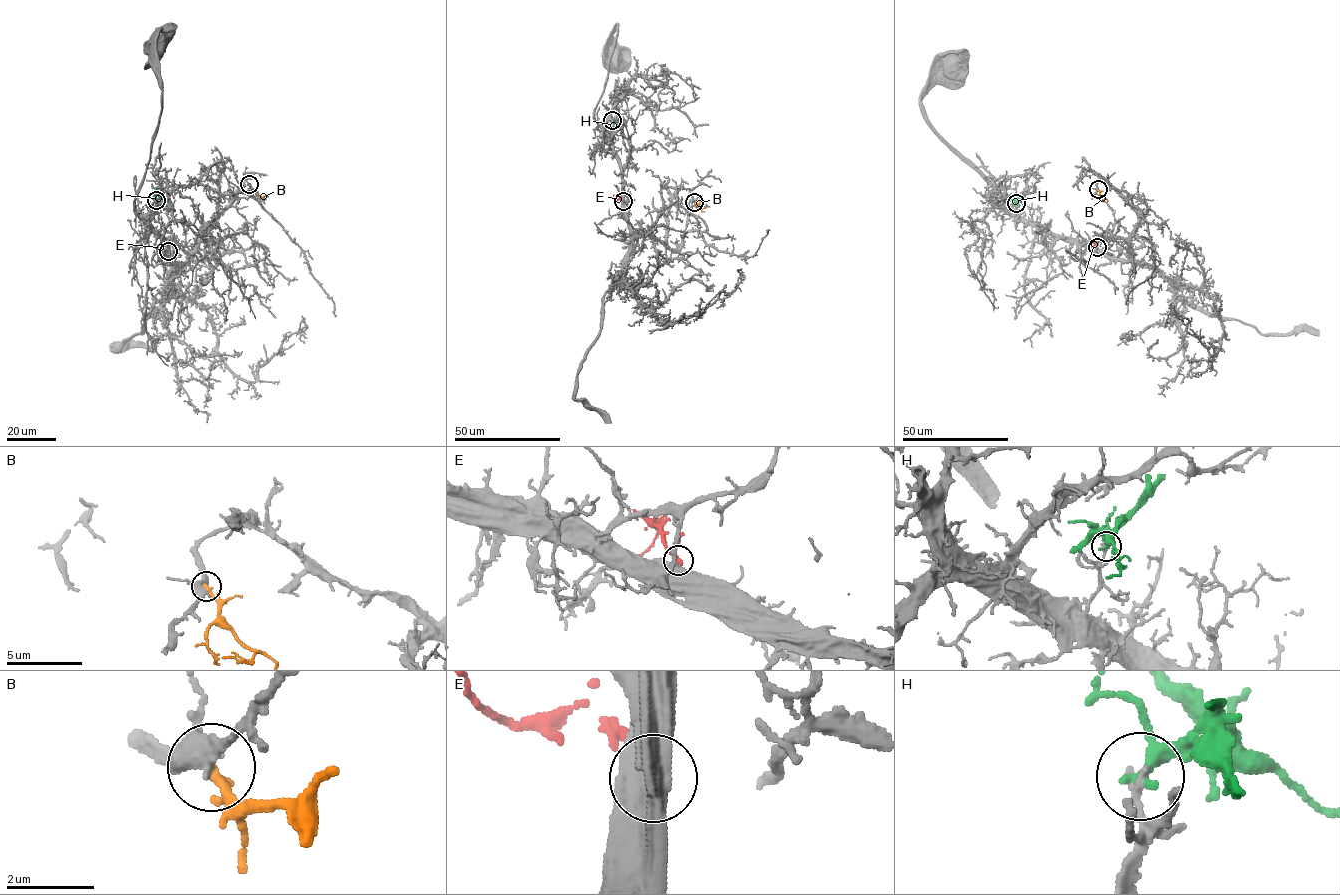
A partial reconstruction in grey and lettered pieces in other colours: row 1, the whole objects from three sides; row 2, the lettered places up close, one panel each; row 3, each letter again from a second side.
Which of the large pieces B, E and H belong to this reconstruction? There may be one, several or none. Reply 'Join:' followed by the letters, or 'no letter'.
Join: no letter

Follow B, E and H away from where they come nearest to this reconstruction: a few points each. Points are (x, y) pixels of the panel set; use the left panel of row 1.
B: (249, 184), (257, 195), (263, 196)
E: (168, 251), (165, 246), (156, 251)
H: (156, 200), (163, 199), (171, 205)

